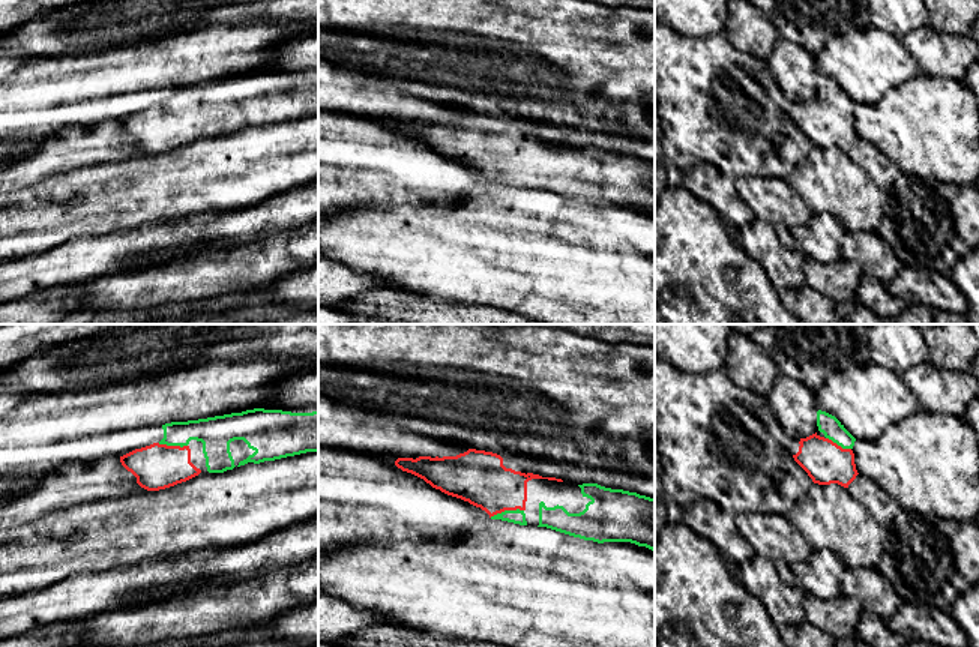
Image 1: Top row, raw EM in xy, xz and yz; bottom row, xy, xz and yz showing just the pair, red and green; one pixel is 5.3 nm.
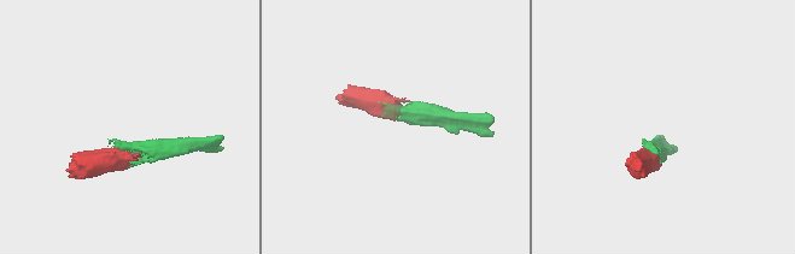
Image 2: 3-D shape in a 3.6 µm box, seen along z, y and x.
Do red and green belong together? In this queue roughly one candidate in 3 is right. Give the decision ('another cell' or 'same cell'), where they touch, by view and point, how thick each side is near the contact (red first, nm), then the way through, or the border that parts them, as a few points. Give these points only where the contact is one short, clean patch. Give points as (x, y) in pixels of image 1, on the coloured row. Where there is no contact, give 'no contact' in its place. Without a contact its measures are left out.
same cell; meets red in xz at (506, 509); 280 nm thick on the red side, 80 nm on the other; runs through xz (476, 476), (506, 509), (517, 517)

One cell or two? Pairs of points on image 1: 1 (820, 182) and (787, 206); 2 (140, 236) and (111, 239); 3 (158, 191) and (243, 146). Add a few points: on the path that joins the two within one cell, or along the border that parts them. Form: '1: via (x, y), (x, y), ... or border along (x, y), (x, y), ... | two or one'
1: border along (787, 180), (813, 212) | two
2: via (132, 239), (119, 239) | one
3: via (179, 183), (215, 174), (222, 167) | one

